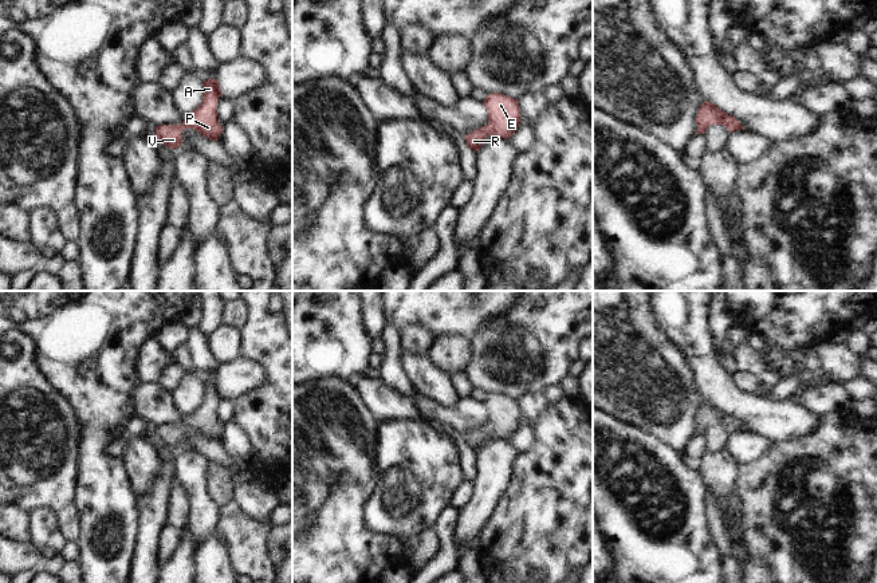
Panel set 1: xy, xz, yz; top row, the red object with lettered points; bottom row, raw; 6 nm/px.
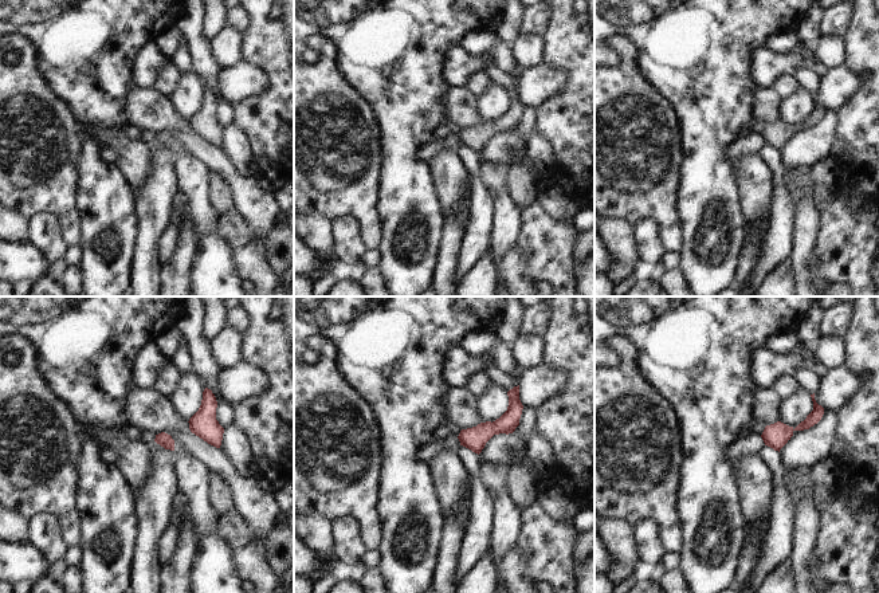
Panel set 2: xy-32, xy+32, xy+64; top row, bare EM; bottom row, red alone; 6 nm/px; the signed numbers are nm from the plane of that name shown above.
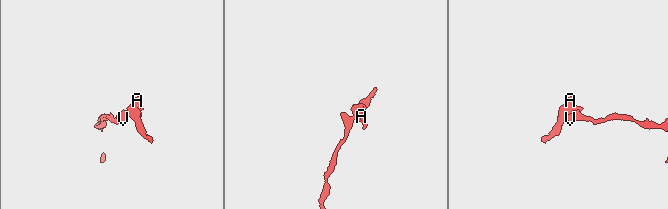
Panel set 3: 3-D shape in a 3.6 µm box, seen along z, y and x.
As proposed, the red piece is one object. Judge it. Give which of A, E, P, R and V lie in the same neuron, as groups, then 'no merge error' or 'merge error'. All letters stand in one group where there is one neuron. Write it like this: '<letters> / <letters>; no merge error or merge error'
A E P R V; no merge error

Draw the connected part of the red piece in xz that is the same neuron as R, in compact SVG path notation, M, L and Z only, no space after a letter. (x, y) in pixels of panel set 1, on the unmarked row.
M500 393L485 395L483 406L488 411L488 424L464 436L467 445L475 453L488 436L508 440L520 422L520 407L518 399Z

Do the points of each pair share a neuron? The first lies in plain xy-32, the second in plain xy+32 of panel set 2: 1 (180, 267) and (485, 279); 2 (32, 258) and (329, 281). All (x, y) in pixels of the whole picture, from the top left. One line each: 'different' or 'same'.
1: same
2: different

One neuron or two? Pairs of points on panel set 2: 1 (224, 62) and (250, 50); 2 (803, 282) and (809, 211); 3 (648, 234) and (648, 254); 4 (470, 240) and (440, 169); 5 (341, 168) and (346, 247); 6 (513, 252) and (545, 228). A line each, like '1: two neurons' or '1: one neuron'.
1: two neurons
2: one neuron
3: one neuron
4: two neurons
5: two neurons
6: two neurons

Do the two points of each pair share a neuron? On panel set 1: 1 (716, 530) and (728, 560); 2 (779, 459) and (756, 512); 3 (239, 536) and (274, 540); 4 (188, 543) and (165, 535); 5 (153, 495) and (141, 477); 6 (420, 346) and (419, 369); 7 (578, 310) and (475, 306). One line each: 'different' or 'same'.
1: same
2: same
3: different
4: different
5: different
6: different
7: different

